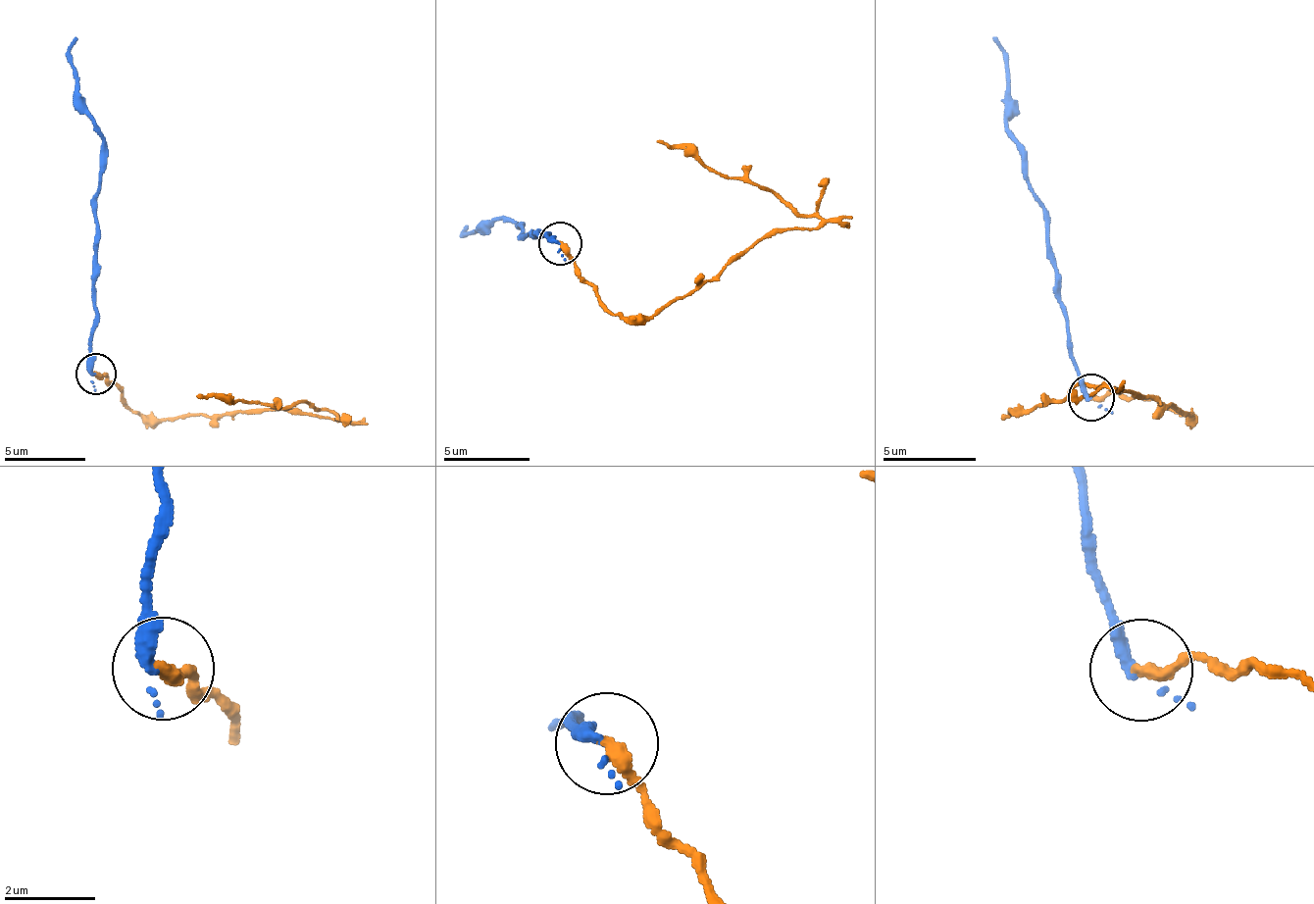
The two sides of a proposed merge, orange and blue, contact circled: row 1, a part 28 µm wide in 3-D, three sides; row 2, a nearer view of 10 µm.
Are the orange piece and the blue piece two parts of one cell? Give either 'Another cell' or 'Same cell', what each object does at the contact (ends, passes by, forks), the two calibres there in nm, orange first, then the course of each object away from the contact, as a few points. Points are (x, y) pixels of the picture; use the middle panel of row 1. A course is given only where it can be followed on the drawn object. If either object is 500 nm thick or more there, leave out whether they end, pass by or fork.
Another cell. At the ring orange ends. At the ring blue passes by. Thickness 320 nm (orange) against 200 nm. Course of orange: (561, 244), (601, 303), (626, 318), (651, 318), (758, 240), (820, 224), (768, 188), (726, 178), (658, 141). Course of blue: (561, 244), (546, 234), (523, 240), (522, 226), (517, 227), (500, 219), (469, 233), (462, 232), (469, 226)

